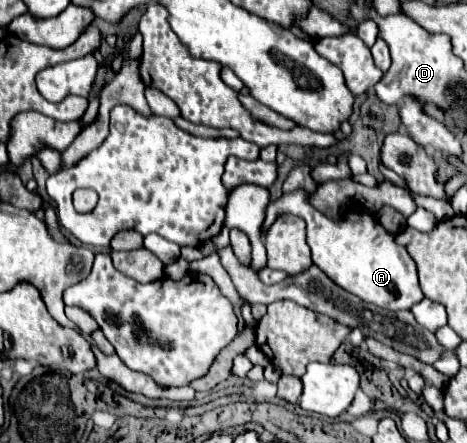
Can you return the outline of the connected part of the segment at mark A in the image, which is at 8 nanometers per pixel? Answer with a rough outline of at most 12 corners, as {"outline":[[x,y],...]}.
{"outline":[[297,188],[269,204],[305,220],[313,262],[387,310],[425,298],[417,266],[361,204],[333,220]]}

